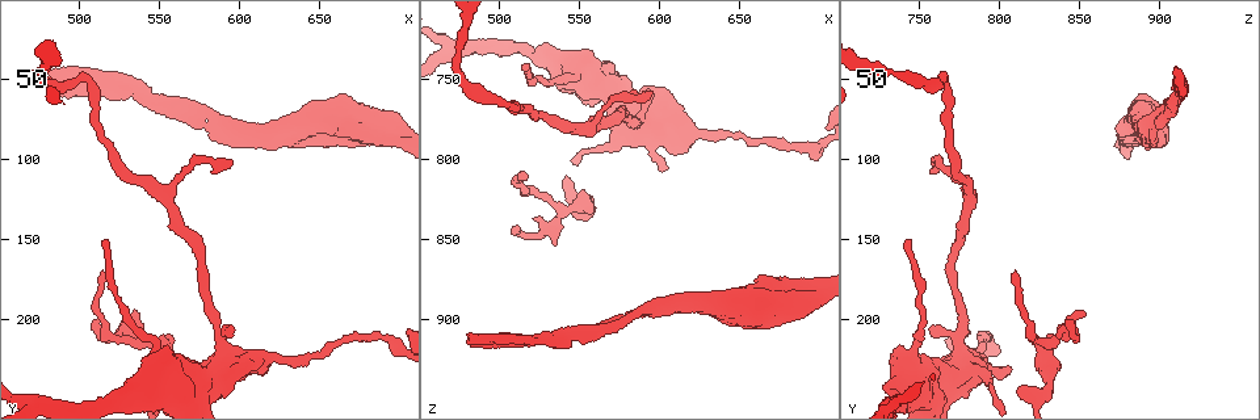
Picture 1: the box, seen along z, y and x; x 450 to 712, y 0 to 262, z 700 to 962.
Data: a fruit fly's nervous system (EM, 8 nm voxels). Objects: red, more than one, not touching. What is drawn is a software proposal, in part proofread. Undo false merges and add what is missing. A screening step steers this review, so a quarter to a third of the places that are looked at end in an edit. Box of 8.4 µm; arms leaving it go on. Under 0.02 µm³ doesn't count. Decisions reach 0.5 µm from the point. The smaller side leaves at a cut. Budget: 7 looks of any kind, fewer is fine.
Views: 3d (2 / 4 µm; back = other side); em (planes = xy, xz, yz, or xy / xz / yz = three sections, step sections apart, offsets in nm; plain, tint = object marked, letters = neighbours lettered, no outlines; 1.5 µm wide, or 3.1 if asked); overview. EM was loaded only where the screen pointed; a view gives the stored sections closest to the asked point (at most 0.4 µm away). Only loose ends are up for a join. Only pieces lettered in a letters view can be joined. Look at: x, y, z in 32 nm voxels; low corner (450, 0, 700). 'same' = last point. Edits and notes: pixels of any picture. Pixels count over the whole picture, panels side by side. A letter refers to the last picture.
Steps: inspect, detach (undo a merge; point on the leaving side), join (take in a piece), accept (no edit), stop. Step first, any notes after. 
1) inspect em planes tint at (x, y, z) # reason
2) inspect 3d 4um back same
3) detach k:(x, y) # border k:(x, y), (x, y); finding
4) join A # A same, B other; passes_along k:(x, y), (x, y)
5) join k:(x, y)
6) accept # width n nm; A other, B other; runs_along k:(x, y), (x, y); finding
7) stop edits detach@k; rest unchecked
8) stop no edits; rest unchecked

inspect em planes tint at (480, 46, 908) # long arm stops here

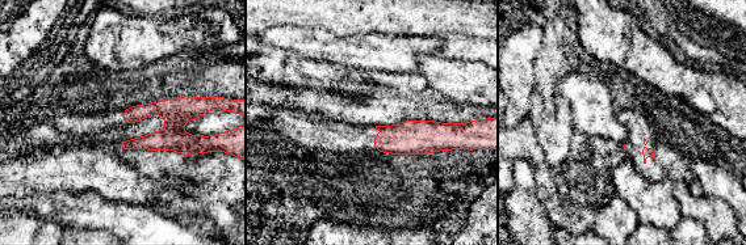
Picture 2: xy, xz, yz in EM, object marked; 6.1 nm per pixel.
inspect em planes letters same # what lies round it

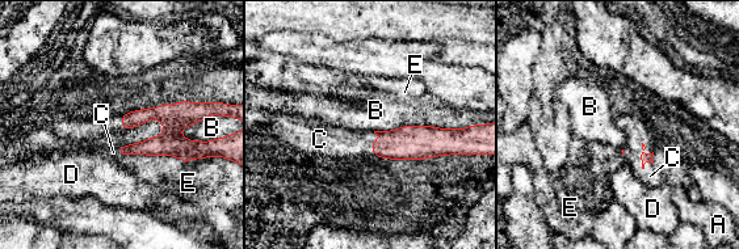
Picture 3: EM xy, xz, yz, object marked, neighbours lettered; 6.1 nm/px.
join C # longest_contact E 500 nm; A other, B other, C same, D other, E other; passes_along 3:(646, 157), (641, 156), (650, 176); the cell continues

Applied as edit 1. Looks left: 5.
inspect overview # redraw

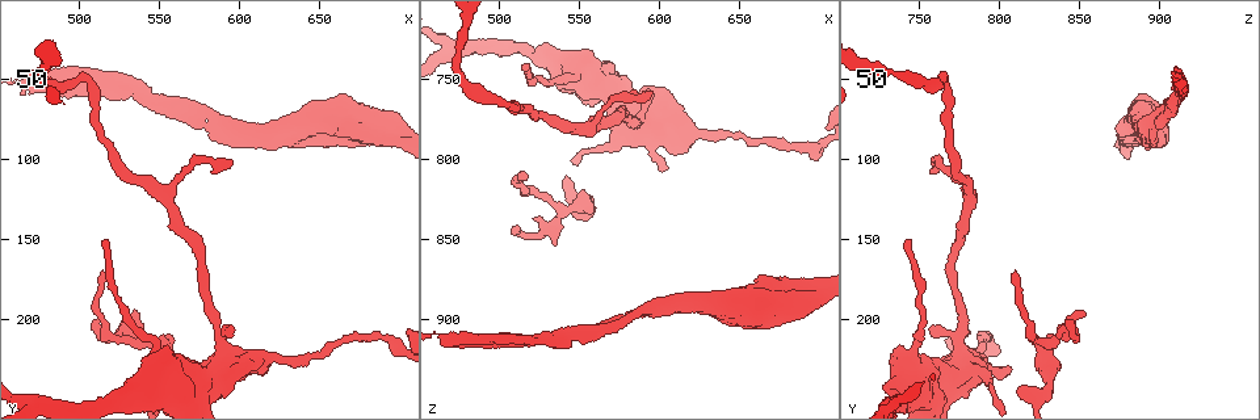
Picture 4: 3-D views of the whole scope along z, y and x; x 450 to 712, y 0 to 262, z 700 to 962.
inspect 3d 2um at (536, 196, 852) # free end

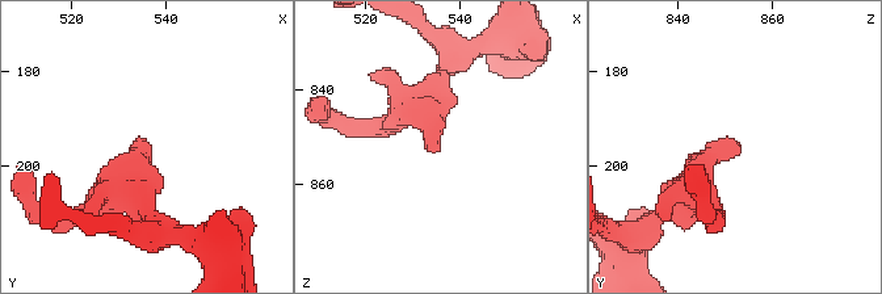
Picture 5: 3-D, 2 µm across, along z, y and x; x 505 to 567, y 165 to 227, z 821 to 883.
inspect em planes letters at (535, 194, 852) # arm_widths 170, 220 nm; now the EM

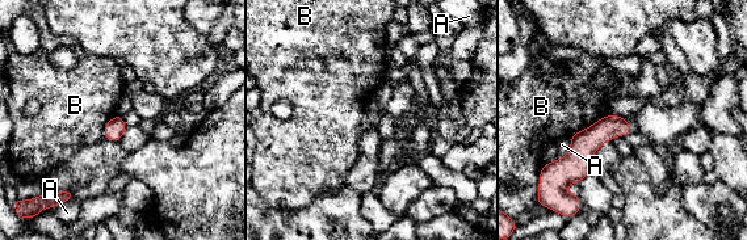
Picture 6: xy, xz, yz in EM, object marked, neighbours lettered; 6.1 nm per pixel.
accept # longest_contact B 280 nm; A other, B other; border 6:(608, 114), (570, 135); none of them fits

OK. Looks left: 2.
stop edits join@3; rest unchecked

